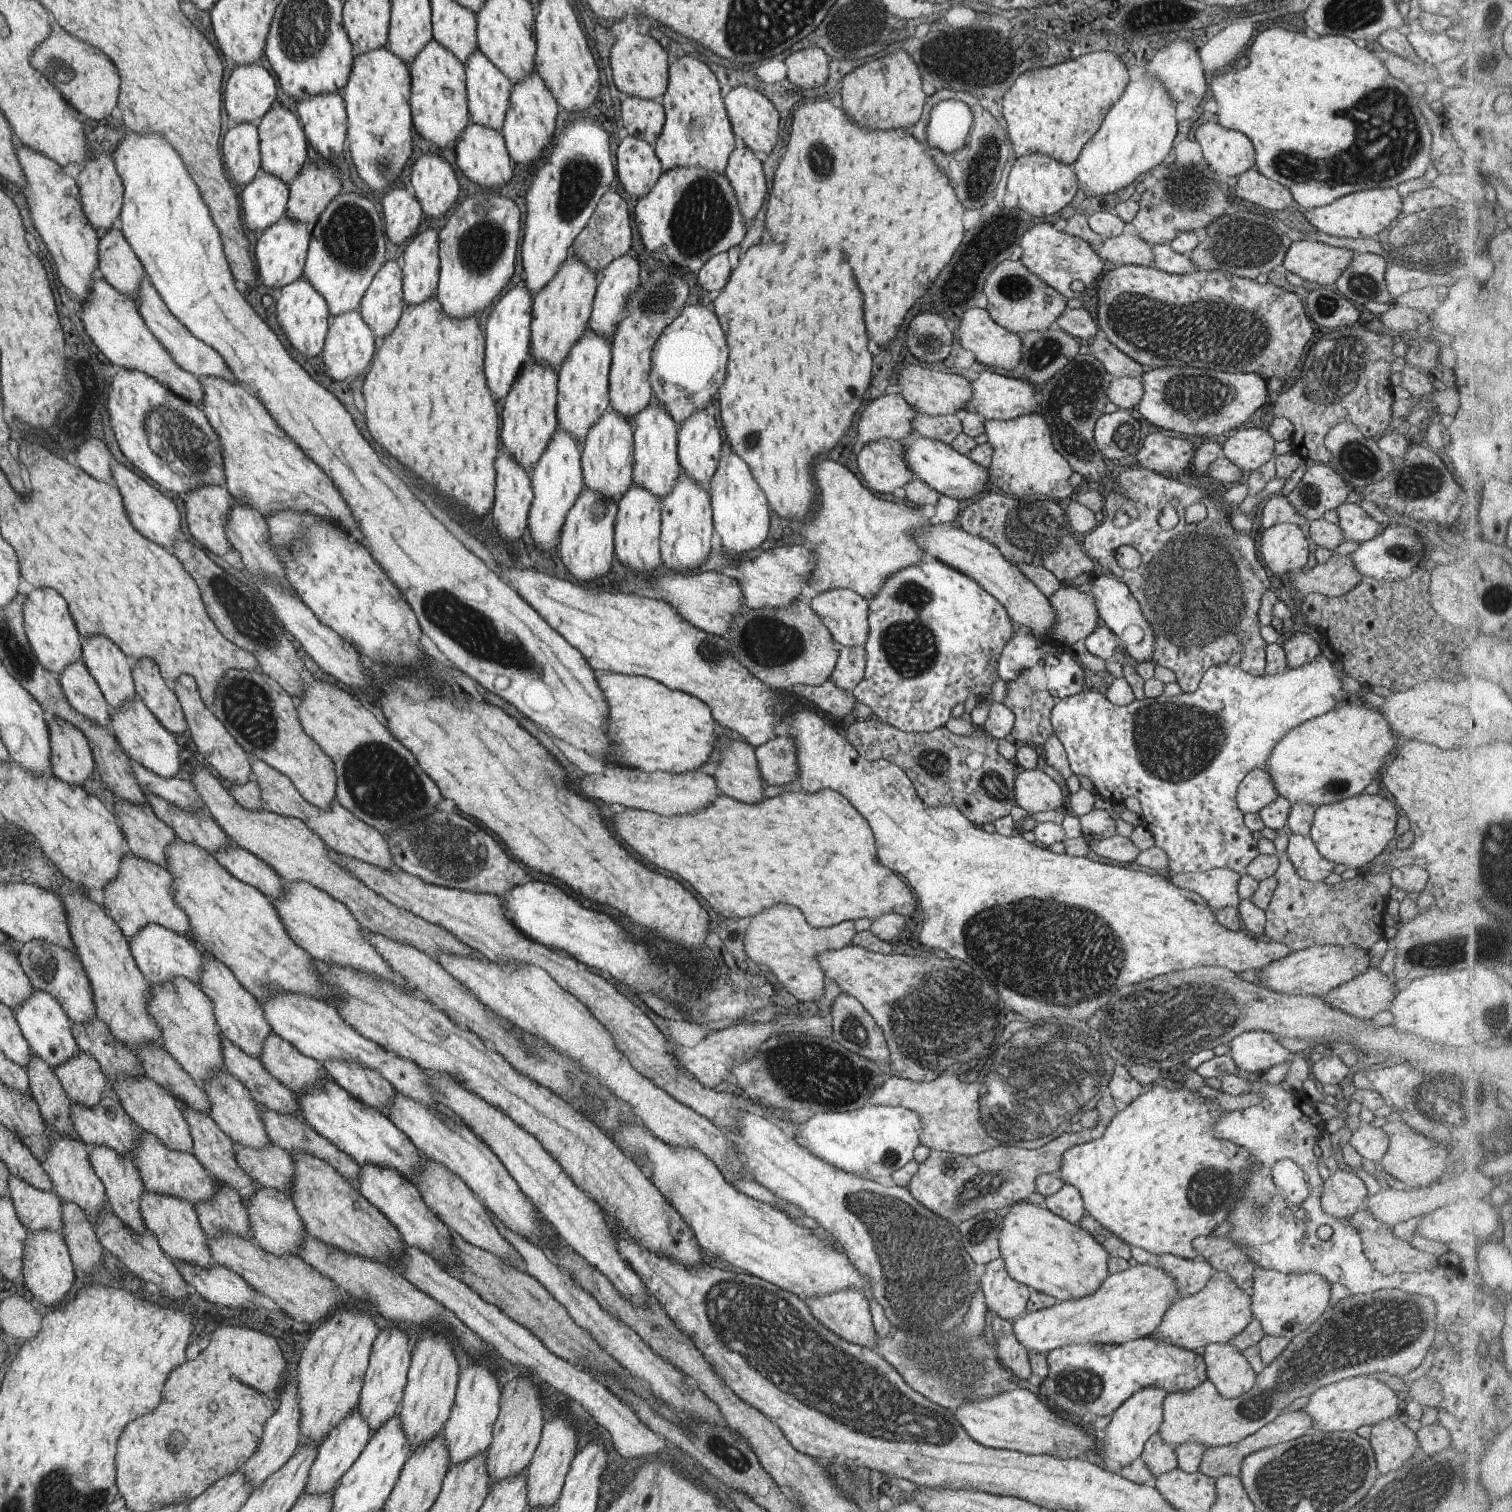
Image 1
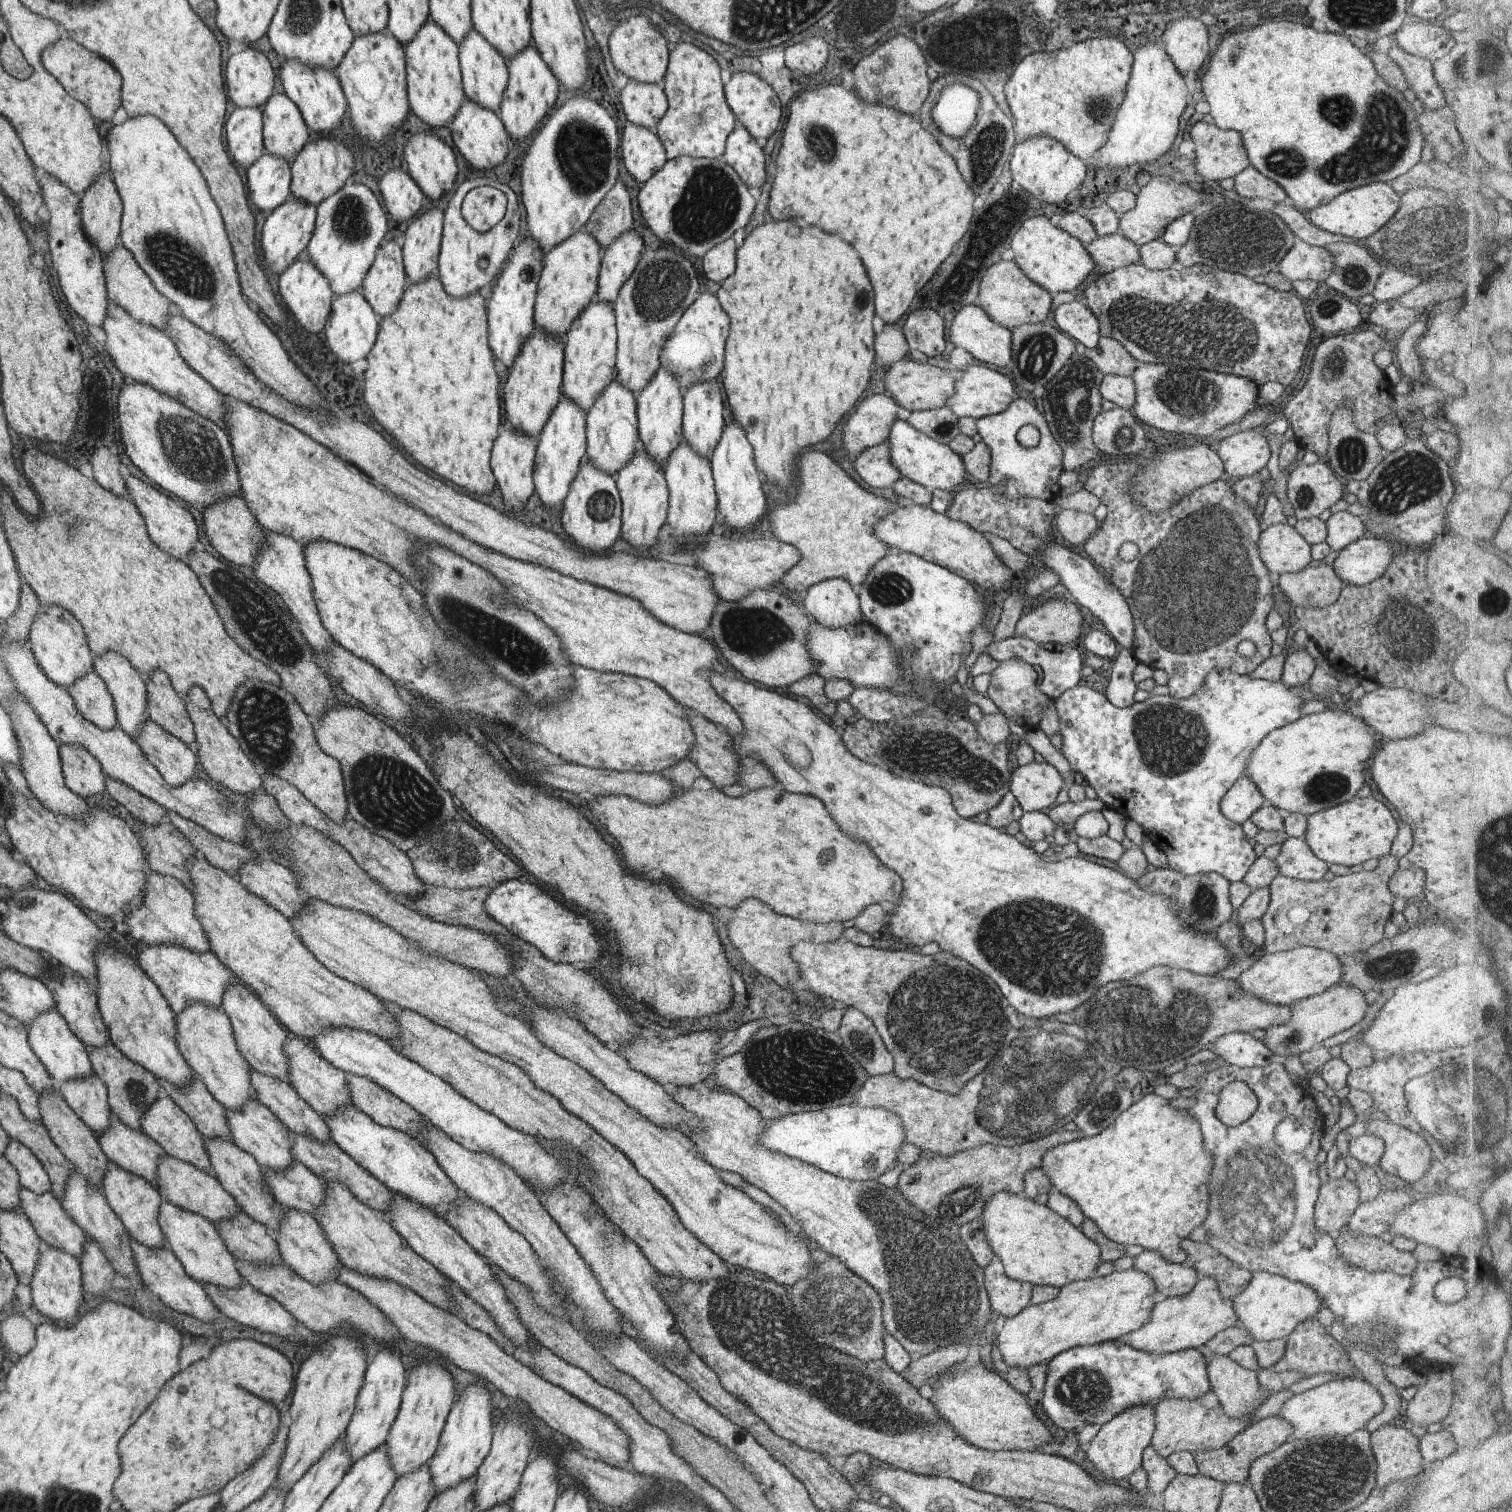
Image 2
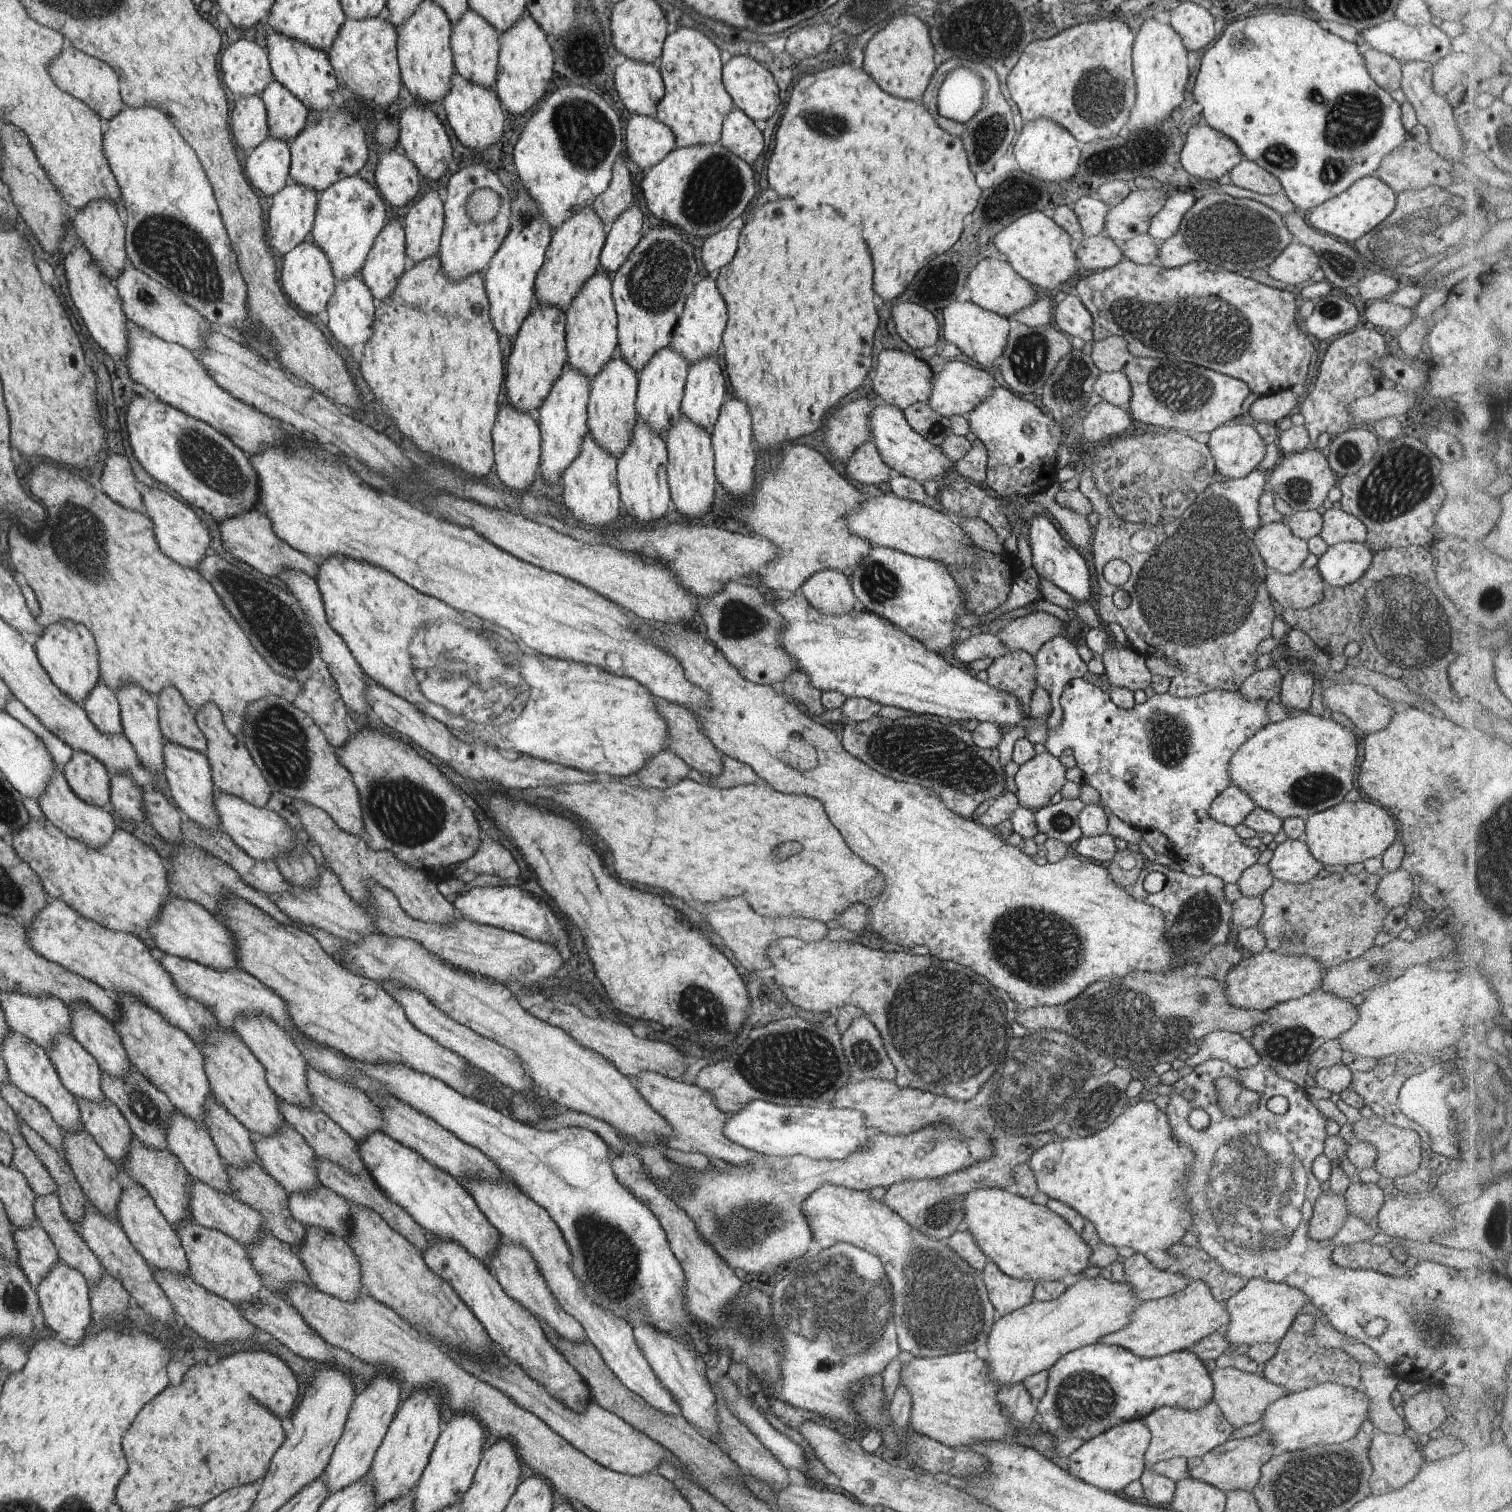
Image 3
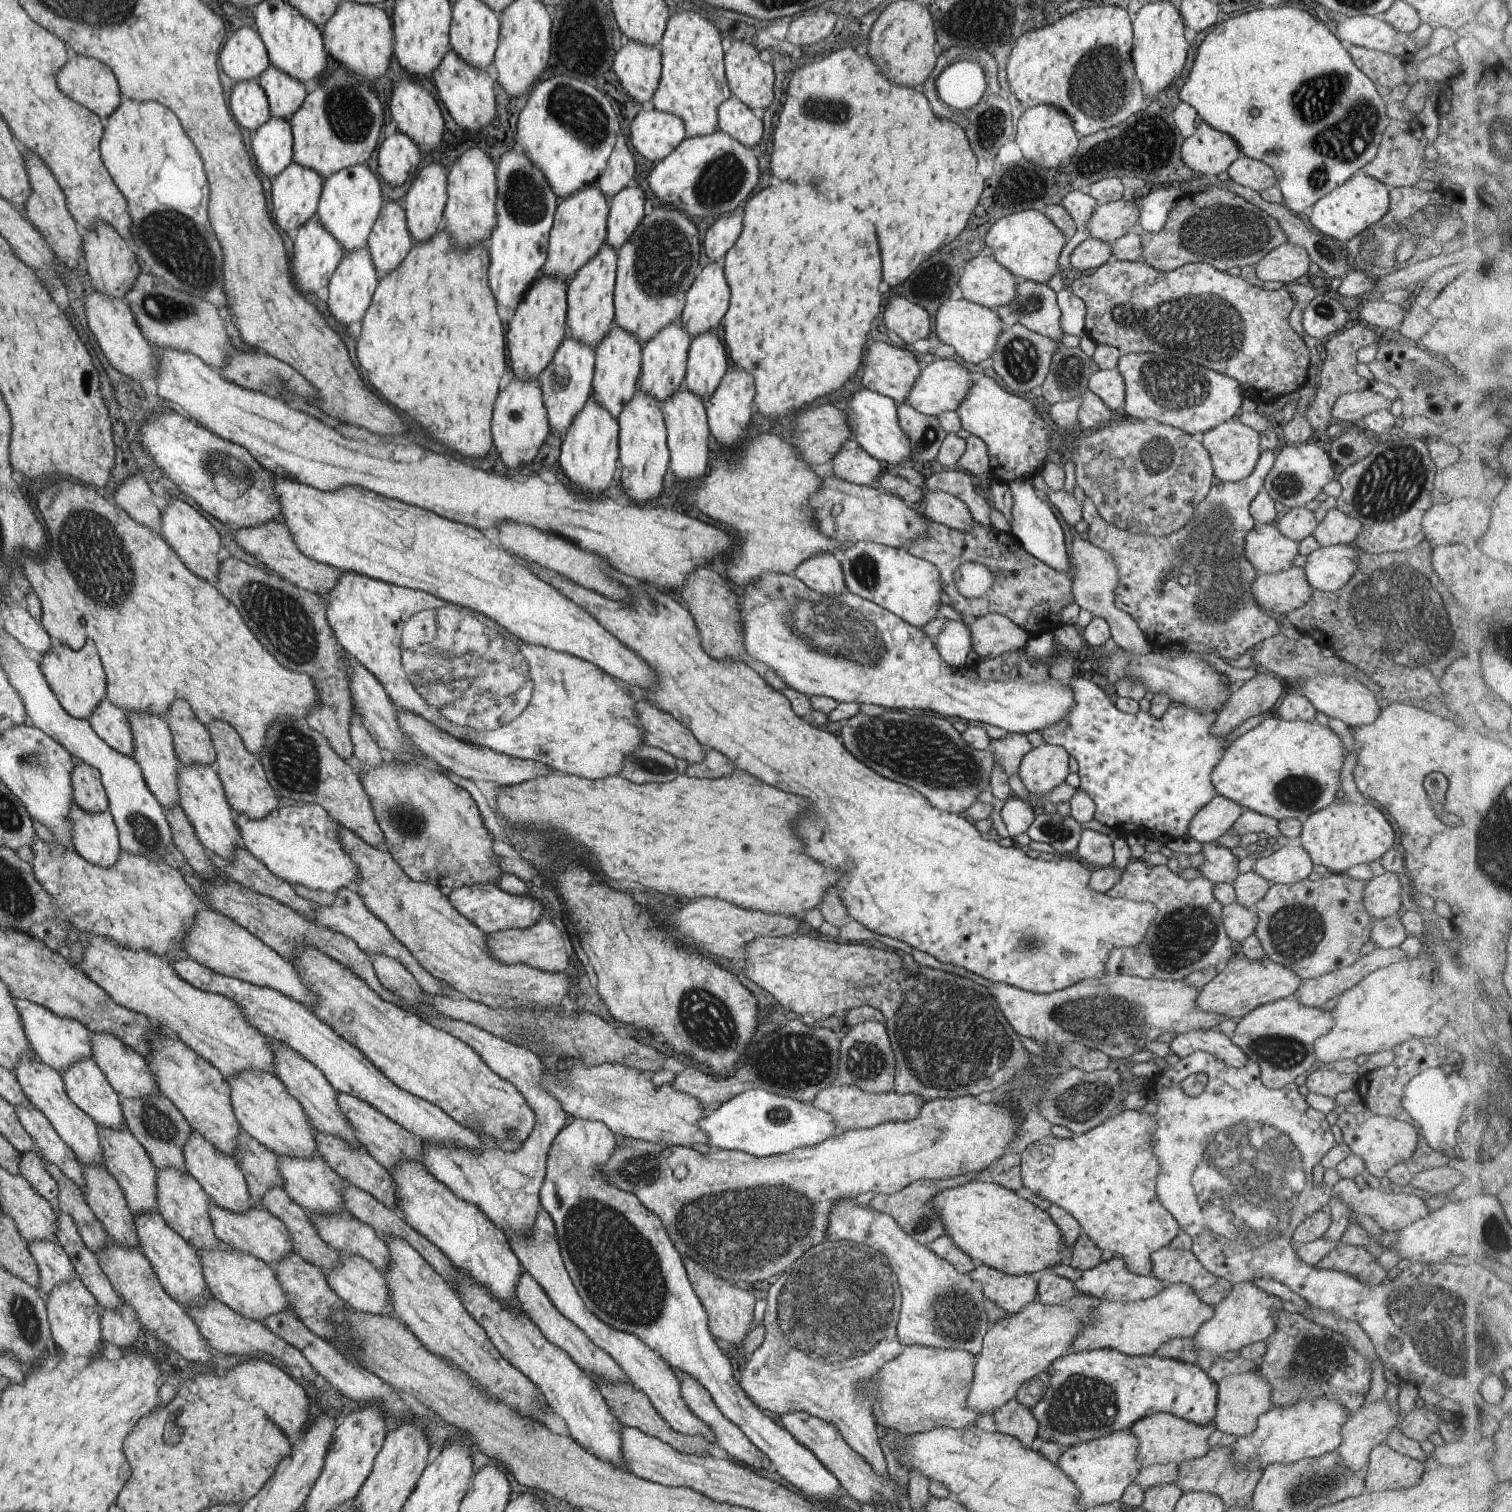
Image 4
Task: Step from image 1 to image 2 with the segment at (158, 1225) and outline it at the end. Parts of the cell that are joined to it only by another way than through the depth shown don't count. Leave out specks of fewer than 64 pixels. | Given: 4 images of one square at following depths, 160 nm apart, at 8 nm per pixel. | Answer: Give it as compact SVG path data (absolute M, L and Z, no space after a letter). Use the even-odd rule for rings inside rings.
M168 1201L162 1202L158 1212L158 1222L166 1234L166 1247L182 1264L187 1276L201 1285L211 1284L217 1288L237 1288L242 1283L236 1259L227 1249L226 1242L217 1227L205 1217L178 1208Z

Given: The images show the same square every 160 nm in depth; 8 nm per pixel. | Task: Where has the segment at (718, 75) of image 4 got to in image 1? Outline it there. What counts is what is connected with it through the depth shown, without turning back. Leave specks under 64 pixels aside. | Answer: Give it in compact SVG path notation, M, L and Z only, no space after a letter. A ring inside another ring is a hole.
M695 56L680 57L668 66L666 89L659 101L664 110L664 123L653 147L662 170L701 167L723 174L736 138L709 64L699 62Z

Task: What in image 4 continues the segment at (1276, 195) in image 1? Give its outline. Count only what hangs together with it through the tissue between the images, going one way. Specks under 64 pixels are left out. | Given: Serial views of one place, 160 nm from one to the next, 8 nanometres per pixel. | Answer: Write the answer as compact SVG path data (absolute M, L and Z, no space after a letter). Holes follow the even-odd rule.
M1239 154L1226 168L1226 172L1233 183L1257 192L1277 183L1273 171L1264 162L1247 158L1243 154Z

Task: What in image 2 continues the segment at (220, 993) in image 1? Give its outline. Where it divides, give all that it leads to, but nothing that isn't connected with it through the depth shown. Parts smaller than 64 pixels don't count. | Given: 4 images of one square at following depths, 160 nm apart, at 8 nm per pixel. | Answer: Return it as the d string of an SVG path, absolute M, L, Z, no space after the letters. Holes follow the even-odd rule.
M239 981L231 984L231 988L227 988L227 992L223 992L221 1010L229 1018L238 1050L246 1058L250 1068L259 1074L265 1074L275 1080L288 1083L287 1074L290 1071L290 1061L287 1060L284 1045L289 1033L280 1025L270 1010Z

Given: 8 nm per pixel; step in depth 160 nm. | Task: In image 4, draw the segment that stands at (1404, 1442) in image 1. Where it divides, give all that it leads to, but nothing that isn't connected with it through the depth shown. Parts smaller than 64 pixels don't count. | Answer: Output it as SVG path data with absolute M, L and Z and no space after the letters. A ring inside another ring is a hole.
M1379 1443L1368 1454L1364 1488L1366 1492L1408 1489L1420 1481L1422 1472L1421 1462Z

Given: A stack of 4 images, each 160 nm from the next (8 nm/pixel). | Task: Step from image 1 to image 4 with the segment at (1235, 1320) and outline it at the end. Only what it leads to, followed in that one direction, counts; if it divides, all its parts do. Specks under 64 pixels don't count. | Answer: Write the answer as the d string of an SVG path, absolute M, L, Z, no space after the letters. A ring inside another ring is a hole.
M1171 1283L1148 1299L1136 1301L1107 1301L1101 1302L1094 1307L1090 1322L1084 1325L1082 1331L1075 1337L1069 1352L1090 1351L1093 1349L1110 1348L1127 1356L1153 1355L1158 1348L1171 1339L1193 1338L1198 1328L1207 1322L1214 1313L1214 1309L1208 1304L1201 1302L1197 1295L1187 1284Z

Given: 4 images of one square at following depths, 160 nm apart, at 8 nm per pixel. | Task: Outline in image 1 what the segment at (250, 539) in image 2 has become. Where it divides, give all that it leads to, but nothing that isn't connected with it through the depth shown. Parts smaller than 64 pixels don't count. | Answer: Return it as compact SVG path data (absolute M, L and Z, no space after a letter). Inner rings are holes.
M223 484L203 485L186 492L184 499L182 495L180 498L189 534L217 556L231 550L225 524L233 507L233 498Z

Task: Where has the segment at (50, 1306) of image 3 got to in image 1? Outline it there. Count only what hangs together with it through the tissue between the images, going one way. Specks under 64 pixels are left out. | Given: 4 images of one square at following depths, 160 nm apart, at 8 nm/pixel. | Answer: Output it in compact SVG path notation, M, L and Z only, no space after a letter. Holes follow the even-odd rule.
M46 1230L29 1233L25 1240L25 1254L22 1259L24 1287L45 1306L58 1307L73 1286L73 1269L69 1262L65 1243L60 1234Z

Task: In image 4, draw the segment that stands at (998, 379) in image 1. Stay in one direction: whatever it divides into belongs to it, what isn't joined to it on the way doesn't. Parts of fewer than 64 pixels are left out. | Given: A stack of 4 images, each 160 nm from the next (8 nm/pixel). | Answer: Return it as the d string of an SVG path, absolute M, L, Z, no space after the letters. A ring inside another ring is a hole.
M935 360L931 364L922 365L921 372L916 381L912 383L905 403L909 403L911 408L921 414L934 417L938 417L942 412L955 411L972 387L974 378L977 378L976 371L970 372L955 360Z

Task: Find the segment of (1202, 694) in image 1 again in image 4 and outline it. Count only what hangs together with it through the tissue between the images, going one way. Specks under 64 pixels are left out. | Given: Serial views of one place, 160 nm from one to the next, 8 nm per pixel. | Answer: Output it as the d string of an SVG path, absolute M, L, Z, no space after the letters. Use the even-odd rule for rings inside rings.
M1091 675L1082 677L1071 677L1068 680L1067 686L1072 692L1073 704L1067 709L1066 715L1061 720L1042 728L1041 736L1048 745L1059 745L1065 749L1068 756L1075 759L1077 763L1077 776L1079 778L1079 788L1085 791L1085 794L1094 802L1094 818L1102 825L1109 827L1123 837L1145 837L1161 841L1163 844L1167 840L1182 840L1187 839L1189 821L1199 812L1199 809L1211 800L1216 792L1212 787L1210 779L1211 771L1215 765L1221 760L1226 748L1231 744L1227 742L1225 736L1217 736L1211 734L1211 727L1216 721L1219 714L1213 711L1197 711L1194 708L1188 707L1181 701L1171 701L1166 710L1159 718L1153 717L1149 711L1138 710L1133 714L1127 714L1117 710L1117 707L1109 701L1109 698L1103 693L1101 686L1098 686L1098 680ZM1215 841L1200 843L1203 862L1196 869L1212 883L1233 883L1237 878L1238 859L1230 848Z

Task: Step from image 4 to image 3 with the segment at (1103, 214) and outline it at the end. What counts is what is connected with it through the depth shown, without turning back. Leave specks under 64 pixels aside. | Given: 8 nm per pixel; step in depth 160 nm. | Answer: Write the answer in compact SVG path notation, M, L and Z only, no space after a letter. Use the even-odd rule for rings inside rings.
M1157 184L1155 188L1131 192L1116 206L1109 207L1102 234L1107 235L1119 248L1134 236L1147 234L1150 220L1164 205L1167 196L1169 190L1163 192L1157 188Z

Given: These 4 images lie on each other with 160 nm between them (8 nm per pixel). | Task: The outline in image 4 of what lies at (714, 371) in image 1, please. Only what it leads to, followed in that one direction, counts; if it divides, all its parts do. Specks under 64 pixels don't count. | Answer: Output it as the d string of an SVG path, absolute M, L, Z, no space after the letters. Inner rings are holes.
M709 263L699 271L685 293L684 307L677 320L678 325L687 333L690 340L703 333L715 332L729 306L729 297L730 292L723 276L721 263Z

